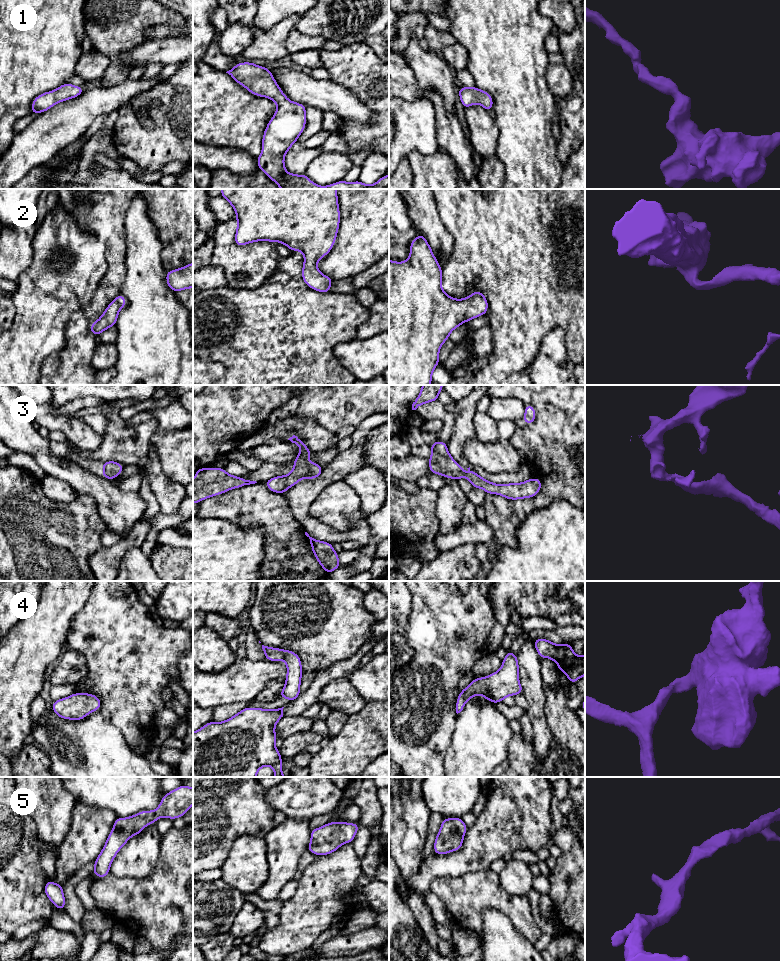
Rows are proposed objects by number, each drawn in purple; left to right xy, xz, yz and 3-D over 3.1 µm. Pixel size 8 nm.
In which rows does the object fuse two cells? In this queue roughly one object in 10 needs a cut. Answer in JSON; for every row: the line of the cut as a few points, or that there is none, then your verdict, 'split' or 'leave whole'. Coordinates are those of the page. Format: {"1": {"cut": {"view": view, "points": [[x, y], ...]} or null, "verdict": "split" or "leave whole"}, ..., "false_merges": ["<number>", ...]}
{"1": {"cut": null, "verdict": "leave whole"}, "2": {"cut": null, "verdict": "leave whole"}, "3": {"cut": null, "verdict": "leave whole"}, "4": {"cut": null, "verdict": "leave whole"}, "5": {"cut": null, "verdict": "leave whole"}, "false_merges": []}

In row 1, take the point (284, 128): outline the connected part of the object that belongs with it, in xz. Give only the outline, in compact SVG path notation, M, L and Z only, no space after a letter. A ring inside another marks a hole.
M242 62L226 73L250 93L269 98L277 104L277 110L263 134L262 152L257 157L257 165L281 189L389 189L387 174L373 185L366 185L359 180L352 183L341 180L328 186L319 186L306 174L289 173L284 158L305 129L306 106L290 101L268 68Z

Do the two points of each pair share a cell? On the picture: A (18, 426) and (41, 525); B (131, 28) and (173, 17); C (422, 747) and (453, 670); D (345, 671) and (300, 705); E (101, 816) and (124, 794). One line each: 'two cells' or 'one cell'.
A: two cells
B: one cell
C: one cell
D: one cell
E: two cells

